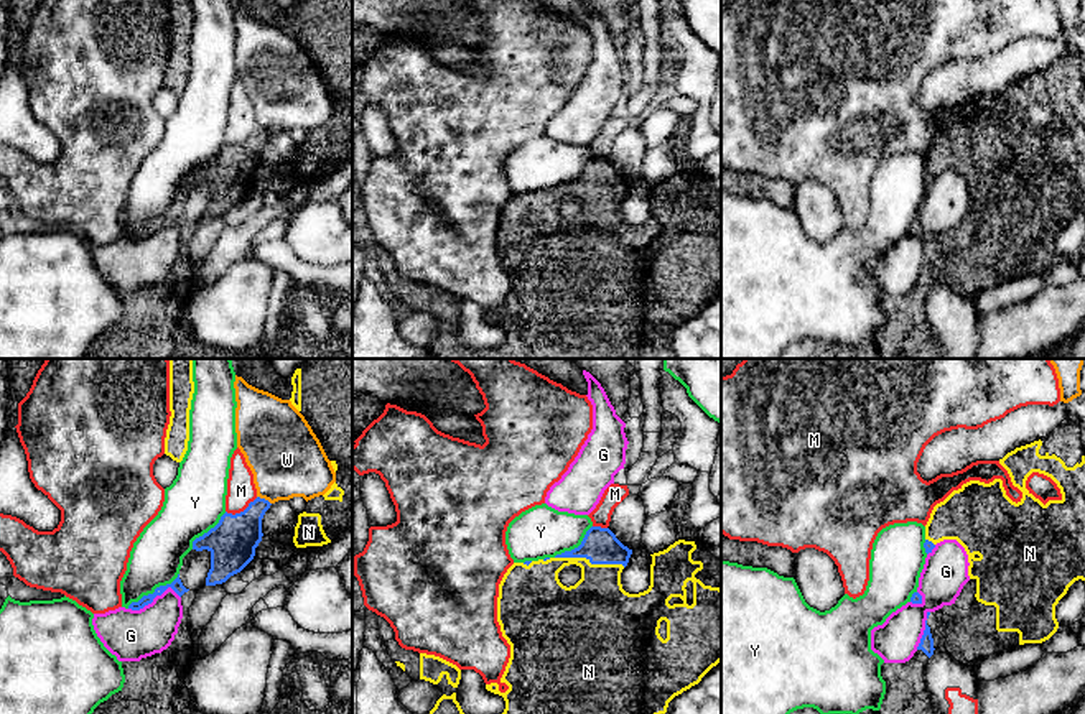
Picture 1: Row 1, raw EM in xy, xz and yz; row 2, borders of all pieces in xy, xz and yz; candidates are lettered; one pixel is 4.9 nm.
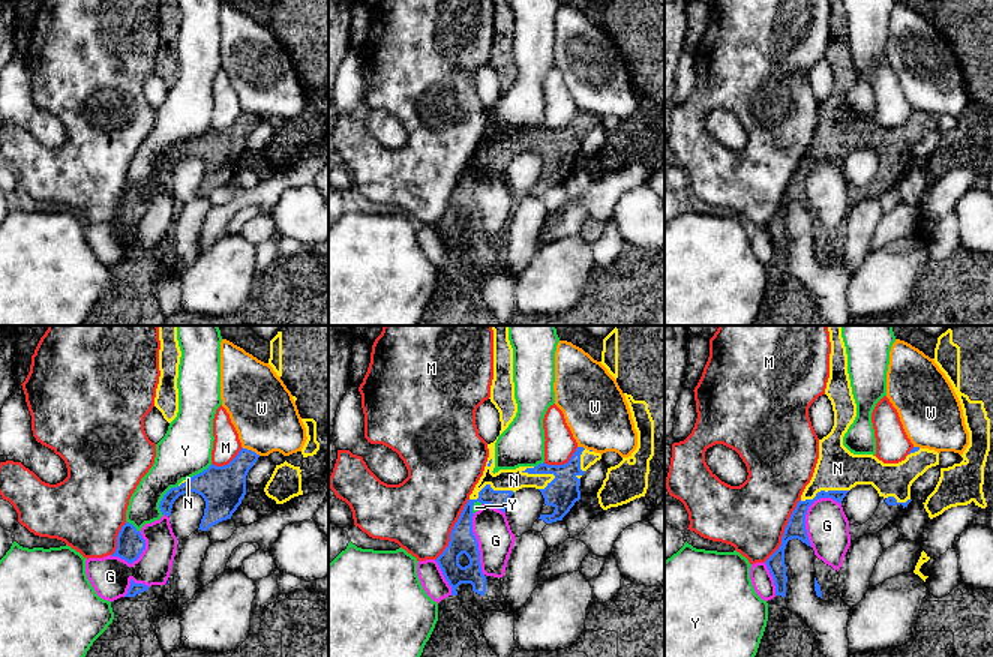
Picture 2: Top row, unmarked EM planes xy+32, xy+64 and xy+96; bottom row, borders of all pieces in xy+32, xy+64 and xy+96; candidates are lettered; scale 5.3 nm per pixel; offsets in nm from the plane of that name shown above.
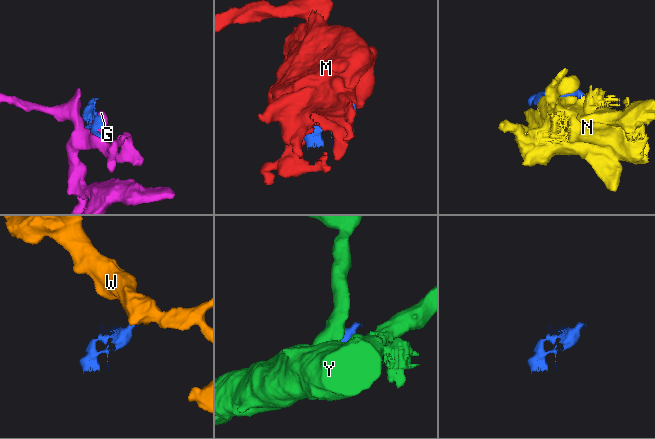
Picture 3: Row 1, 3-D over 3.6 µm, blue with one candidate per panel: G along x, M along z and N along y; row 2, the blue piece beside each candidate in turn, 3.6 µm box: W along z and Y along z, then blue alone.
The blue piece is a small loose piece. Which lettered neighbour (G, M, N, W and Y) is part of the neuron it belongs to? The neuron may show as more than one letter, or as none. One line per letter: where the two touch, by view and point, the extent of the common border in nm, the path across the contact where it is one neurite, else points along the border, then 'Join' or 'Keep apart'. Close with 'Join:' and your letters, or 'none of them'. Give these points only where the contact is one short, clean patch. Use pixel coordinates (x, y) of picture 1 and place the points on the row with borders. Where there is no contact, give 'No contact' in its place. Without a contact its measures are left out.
G: Touches blue at xy (153, 598). Shared border 260 nm. Keep apart
M: Touches blue at xy (241, 512). Shared border 180 nm. Keep apart
N: Touches blue at xz (590, 561). Shared border 340 nm. Join
W: Touches blue at xy (264, 499). Shared border 80 nm. Boundary: xy (257, 496), (270, 504). Keep apart
Y: Touches blue at xy (155, 591). Shared border 300 nm. Keep apart
Join: N

